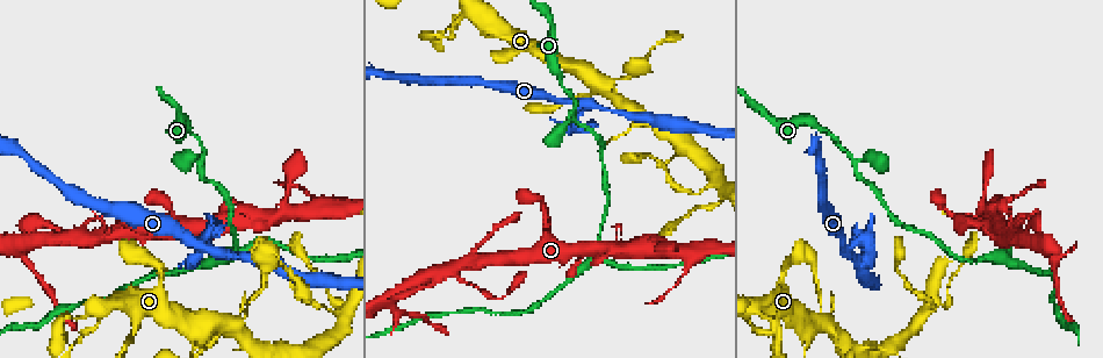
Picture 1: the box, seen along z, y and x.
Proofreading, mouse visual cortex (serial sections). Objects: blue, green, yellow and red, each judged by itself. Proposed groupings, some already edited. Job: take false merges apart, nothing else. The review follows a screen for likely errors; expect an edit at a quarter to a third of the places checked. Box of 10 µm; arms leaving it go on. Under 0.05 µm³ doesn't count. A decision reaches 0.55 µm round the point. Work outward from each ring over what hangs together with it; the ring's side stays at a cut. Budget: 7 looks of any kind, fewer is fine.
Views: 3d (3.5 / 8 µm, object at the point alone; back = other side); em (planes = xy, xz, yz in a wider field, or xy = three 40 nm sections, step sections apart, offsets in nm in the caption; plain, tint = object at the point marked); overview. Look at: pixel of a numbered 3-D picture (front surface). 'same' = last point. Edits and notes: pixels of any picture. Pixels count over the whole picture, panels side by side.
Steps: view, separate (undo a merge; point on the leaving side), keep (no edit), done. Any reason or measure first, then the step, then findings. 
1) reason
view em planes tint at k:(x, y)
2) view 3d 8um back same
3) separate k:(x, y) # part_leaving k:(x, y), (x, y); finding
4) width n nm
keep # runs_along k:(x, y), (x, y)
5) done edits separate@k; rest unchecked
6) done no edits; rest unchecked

looks like a crossing
view 3d 3.5um at 1:(830, 325)

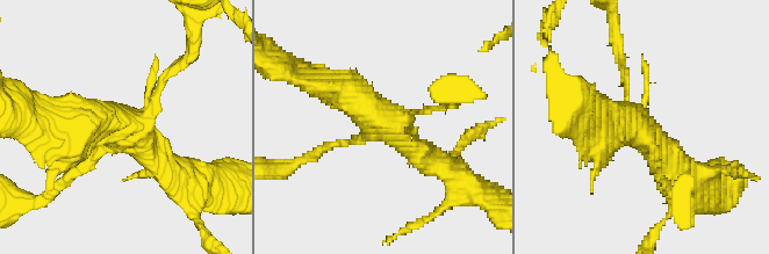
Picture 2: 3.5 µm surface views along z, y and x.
view em xy step 3 tint at 2:(391, 130)

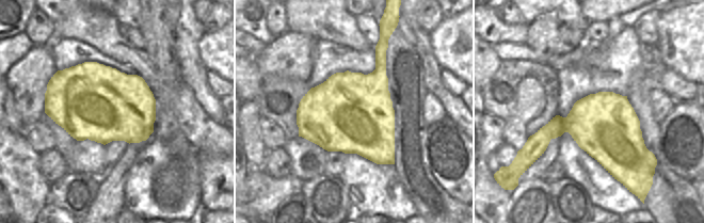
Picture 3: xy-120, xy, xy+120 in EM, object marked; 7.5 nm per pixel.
keep # runs_along 2:(332, 86), (443, 166); continuous, no second cell

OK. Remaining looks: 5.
three arms meet
view 3d 3.5um at 1:(337, 305)

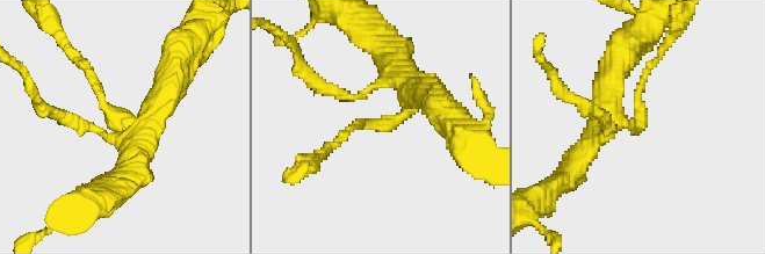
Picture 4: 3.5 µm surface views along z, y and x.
arms 3; arm_widths 150, 300, 400 nm
view em xy step 2 plain at 4:(125, 122)

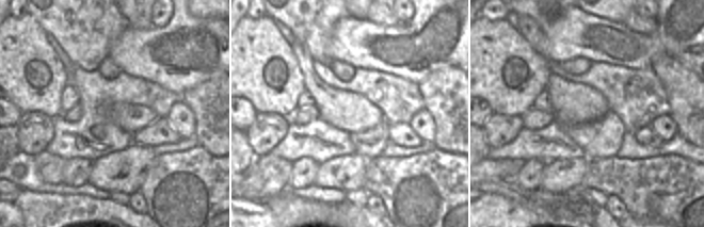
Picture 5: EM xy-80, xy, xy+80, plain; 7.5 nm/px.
view em xy step 2 tint same

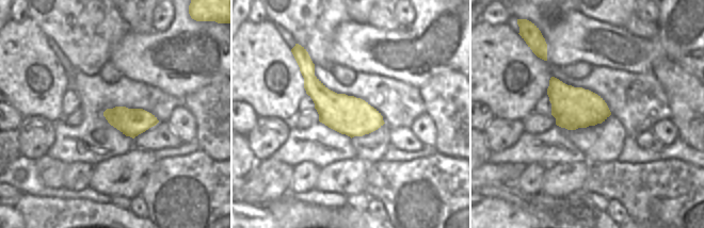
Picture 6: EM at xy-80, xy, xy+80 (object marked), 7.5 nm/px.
keep # runs_along 4:(132, 147), (83, 65); continuous, no second cell

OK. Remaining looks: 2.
three arms meet
view 3d 3.5um at 1:(205, 247)

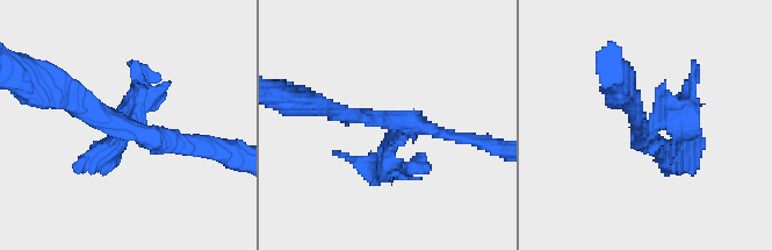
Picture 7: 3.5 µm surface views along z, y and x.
shape alone is not enough
view em xy step 1 tint at 7:(639, 128)

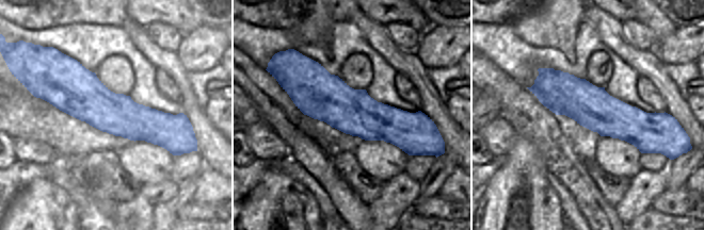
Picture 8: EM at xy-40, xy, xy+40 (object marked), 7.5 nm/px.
width 360 nm
keep # runs_along 7:(65, 95), (154, 141), (201, 145); one cell here

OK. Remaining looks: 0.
done no edits; rest unchecked

